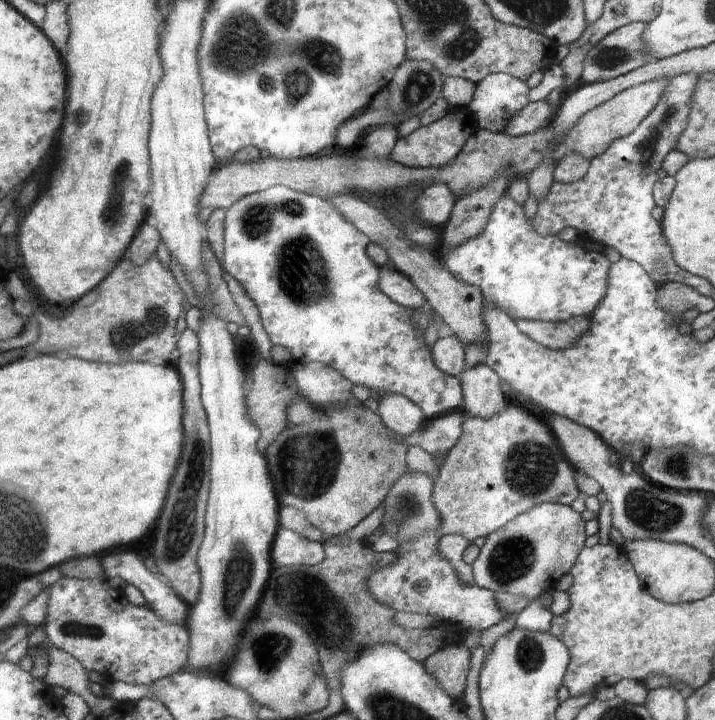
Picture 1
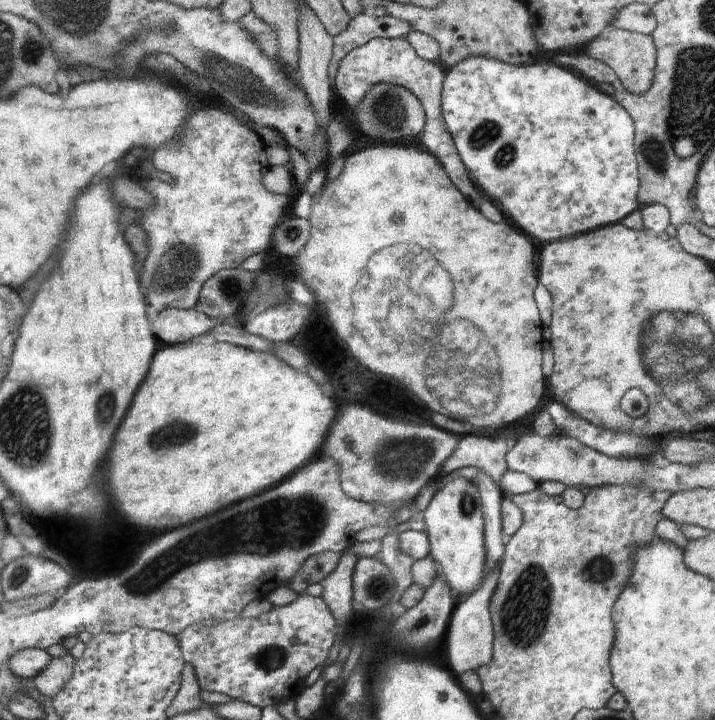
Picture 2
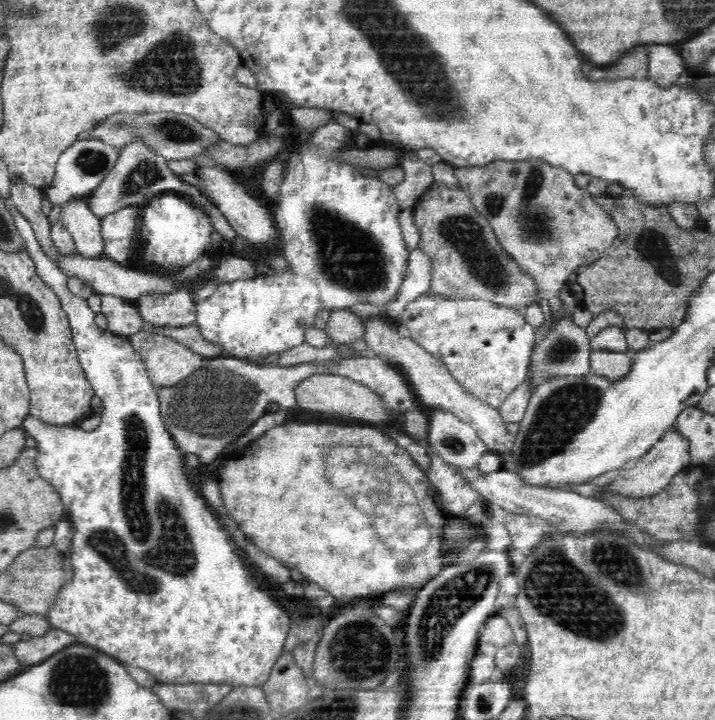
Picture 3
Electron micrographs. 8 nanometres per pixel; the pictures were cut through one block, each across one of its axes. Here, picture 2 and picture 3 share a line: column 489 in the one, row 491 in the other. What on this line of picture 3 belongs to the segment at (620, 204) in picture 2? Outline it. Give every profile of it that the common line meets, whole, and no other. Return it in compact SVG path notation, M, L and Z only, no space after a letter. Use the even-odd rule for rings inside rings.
M12 204L5 207L14 219L16 228L20 236L24 239L27 246L27 253L32 257L36 264L38 277L42 282L54 291L56 297L60 299L62 308L66 311L67 318L73 331L72 338L76 345L76 353L80 361L80 367L84 375L91 382L95 396L102 399L101 421L98 428L87 431L82 428L72 427L72 425L52 425L48 424L32 415L28 415L21 424L27 436L32 436L36 441L37 455L35 469L37 474L46 482L49 482L56 489L65 504L66 518L70 520L74 527L74 536L71 546L68 548L70 559L72 559L72 571L74 578L60 588L60 594L56 596L56 604L46 612L46 617L52 626L71 634L76 643L87 645L98 649L100 652L116 659L124 665L136 666L147 670L152 675L151 679L155 682L166 684L191 684L191 683L216 683L232 686L262 686L270 678L272 669L278 657L283 653L283 646L289 633L290 619L284 608L274 599L274 594L268 590L262 590L260 585L253 582L248 570L244 567L242 559L234 553L232 538L227 534L227 530L220 524L219 518L212 513L210 505L200 494L193 479L193 473L187 468L184 462L184 454L181 453L169 432L165 429L164 421L160 414L160 399L158 399L158 387L150 380L145 365L141 358L133 349L130 341L125 336L114 335L106 330L100 329L95 324L95 313L88 307L86 300L74 296L68 289L68 276L62 272L56 263L46 257L37 241L34 229L26 217Z

